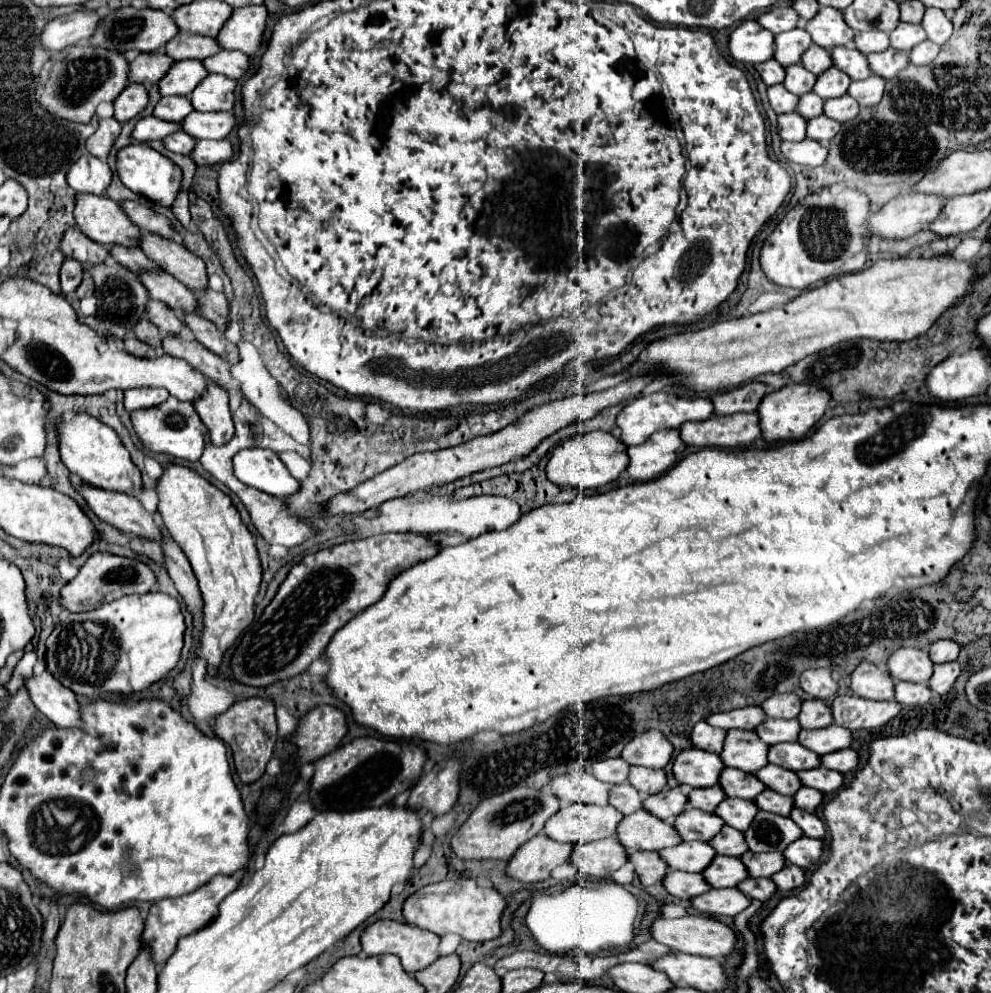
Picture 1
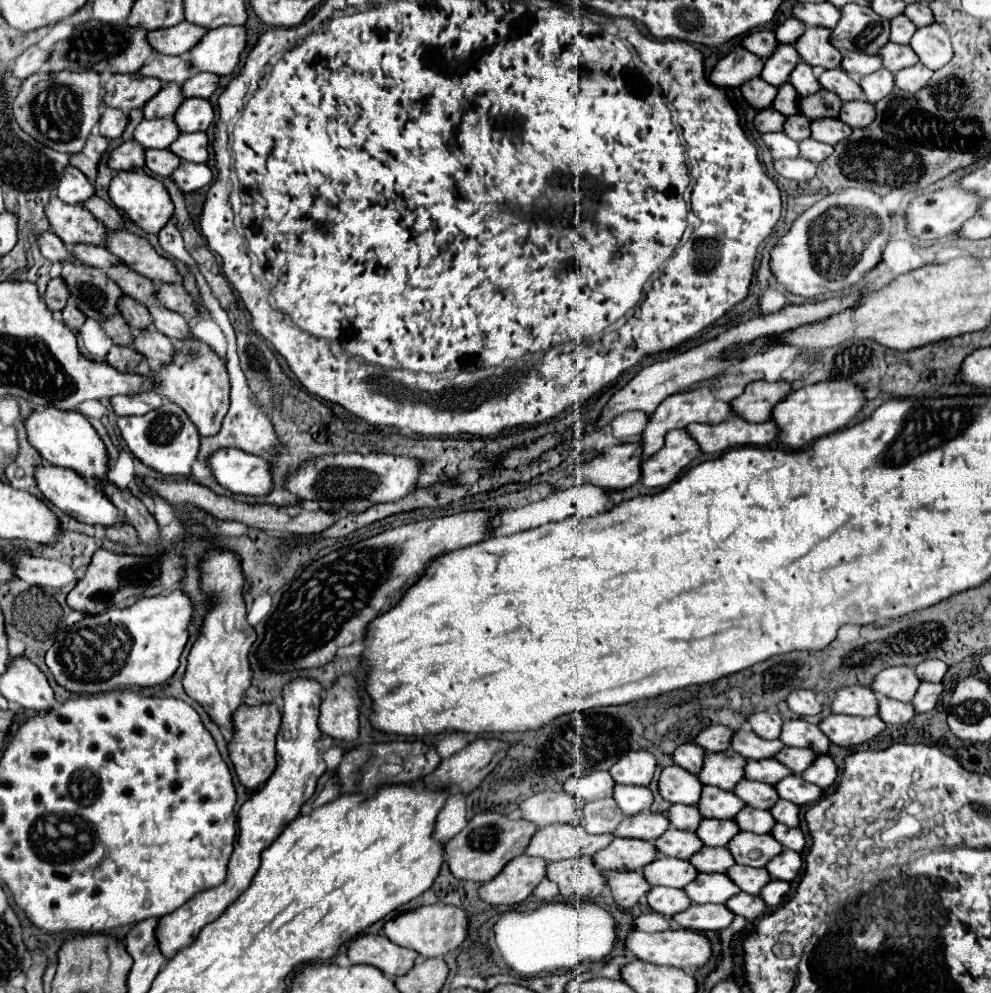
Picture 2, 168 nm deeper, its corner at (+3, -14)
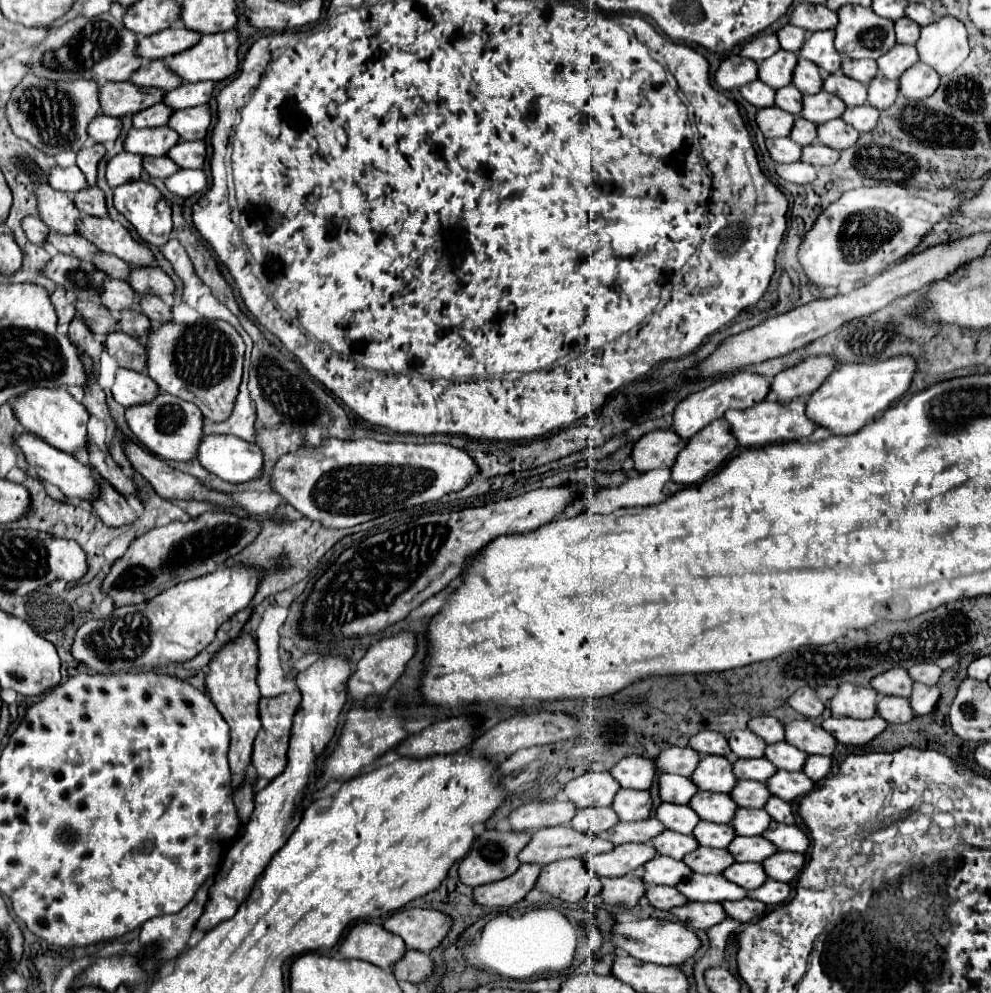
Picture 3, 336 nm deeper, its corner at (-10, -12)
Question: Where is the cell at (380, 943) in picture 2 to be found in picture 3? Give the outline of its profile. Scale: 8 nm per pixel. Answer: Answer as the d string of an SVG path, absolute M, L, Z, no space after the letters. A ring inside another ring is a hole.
M357 923L341 943L339 953L345 959L365 959L381 969L391 969L405 957L407 947L401 937L389 933L381 925Z

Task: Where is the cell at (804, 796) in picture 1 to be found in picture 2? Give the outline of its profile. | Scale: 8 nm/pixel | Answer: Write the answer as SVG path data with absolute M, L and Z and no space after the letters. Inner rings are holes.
M778 799L774 803L774 807L770 809L770 813L778 823L784 823L788 827L798 827L798 805L788 803L784 799Z

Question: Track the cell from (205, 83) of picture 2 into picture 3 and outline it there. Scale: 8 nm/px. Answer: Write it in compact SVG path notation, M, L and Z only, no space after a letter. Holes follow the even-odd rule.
M199 81L199 83L183 83L181 87L169 91L165 95L165 103L173 109L187 109L197 105L207 105L213 93L213 81Z

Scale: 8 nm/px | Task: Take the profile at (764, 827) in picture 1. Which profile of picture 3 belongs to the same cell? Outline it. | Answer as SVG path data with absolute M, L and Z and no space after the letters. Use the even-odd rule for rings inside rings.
M735 837L727 849L735 857L735 861L757 861L757 863L765 861L765 857L771 857L775 851L779 853L779 849L773 849L773 845L765 841L765 837Z

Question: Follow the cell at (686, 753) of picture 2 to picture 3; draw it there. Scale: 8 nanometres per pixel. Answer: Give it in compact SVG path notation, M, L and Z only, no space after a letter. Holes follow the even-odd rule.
M669 747L655 759L659 771L677 773L685 777L693 775L699 761L701 761L701 755L689 747Z

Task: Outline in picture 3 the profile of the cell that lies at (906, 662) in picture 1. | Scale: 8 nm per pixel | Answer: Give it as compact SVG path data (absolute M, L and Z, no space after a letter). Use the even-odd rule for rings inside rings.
M891 669L889 673L881 673L871 681L871 687L879 695L899 695L909 697L913 691L913 679L909 677L907 669Z

